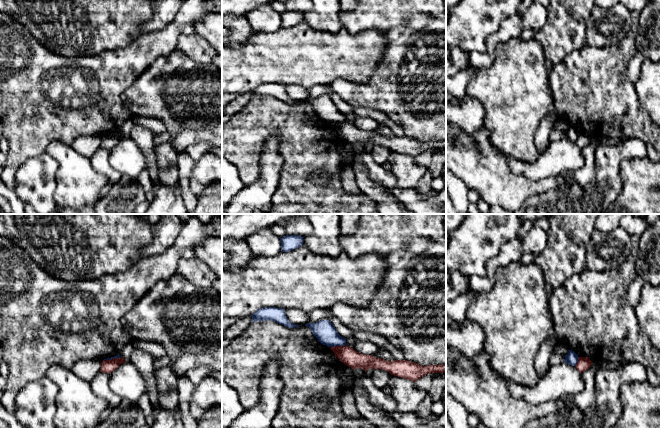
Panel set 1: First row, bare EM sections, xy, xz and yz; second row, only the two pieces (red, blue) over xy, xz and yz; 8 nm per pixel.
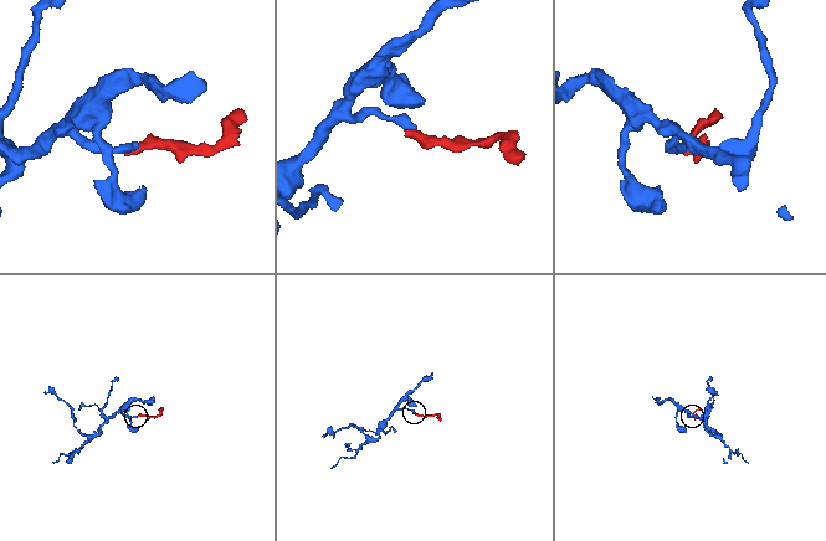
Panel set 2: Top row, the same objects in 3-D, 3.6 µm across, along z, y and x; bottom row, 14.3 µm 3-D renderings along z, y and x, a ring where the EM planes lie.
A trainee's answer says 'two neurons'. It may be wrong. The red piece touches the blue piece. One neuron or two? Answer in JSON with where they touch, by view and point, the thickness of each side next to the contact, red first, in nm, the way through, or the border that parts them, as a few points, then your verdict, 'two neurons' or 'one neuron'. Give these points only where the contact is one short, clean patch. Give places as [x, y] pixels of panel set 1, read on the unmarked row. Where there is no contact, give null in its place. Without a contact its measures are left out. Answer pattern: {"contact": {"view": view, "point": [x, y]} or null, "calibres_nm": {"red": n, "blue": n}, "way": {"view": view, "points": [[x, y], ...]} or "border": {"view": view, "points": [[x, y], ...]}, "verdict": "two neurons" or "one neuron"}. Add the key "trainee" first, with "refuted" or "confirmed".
{"trainee": "confirmed", "contact": {"view": "xz", "point": [337, 122]}, "calibres_nm": {"red": 140, "blue": 170}, "border": {"view": "xz", "points": [[345, 120], [330, 123]]}, "verdict": "two neurons"}

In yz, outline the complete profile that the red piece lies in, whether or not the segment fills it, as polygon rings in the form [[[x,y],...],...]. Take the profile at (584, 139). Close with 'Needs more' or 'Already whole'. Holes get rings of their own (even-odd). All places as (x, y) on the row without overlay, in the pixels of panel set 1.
[[[579,133],[575,143],[580,149],[582,149],[587,145],[589,145],[591,141],[592,141],[592,137],[588,133]]]. Already whole

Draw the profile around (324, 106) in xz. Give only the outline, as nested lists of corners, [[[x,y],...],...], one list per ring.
[[[321,96],[316,99],[307,99],[305,102],[312,106],[318,117],[328,123],[345,122],[346,114],[338,110],[336,104],[329,96]]]

